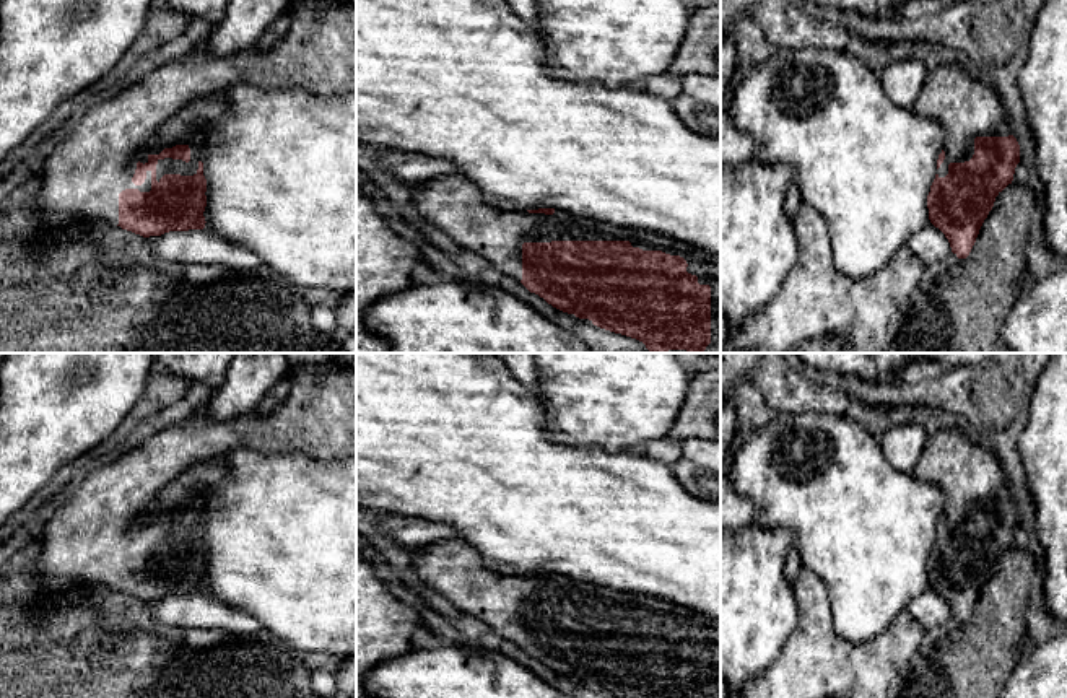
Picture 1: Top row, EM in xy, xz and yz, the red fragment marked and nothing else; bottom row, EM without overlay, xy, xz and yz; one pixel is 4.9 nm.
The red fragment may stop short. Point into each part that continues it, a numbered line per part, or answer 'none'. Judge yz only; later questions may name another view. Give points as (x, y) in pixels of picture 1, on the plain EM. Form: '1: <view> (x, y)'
1: yz (968, 472)

